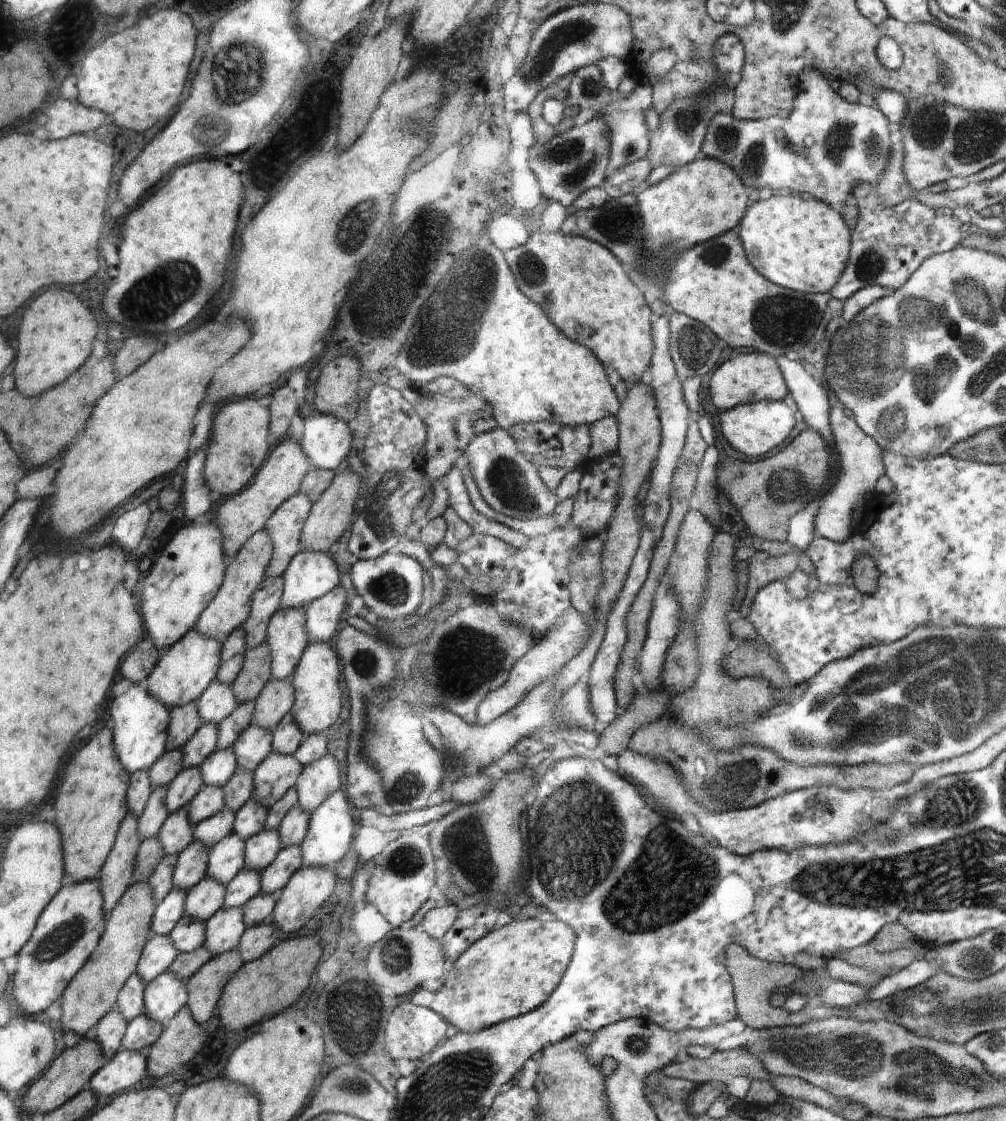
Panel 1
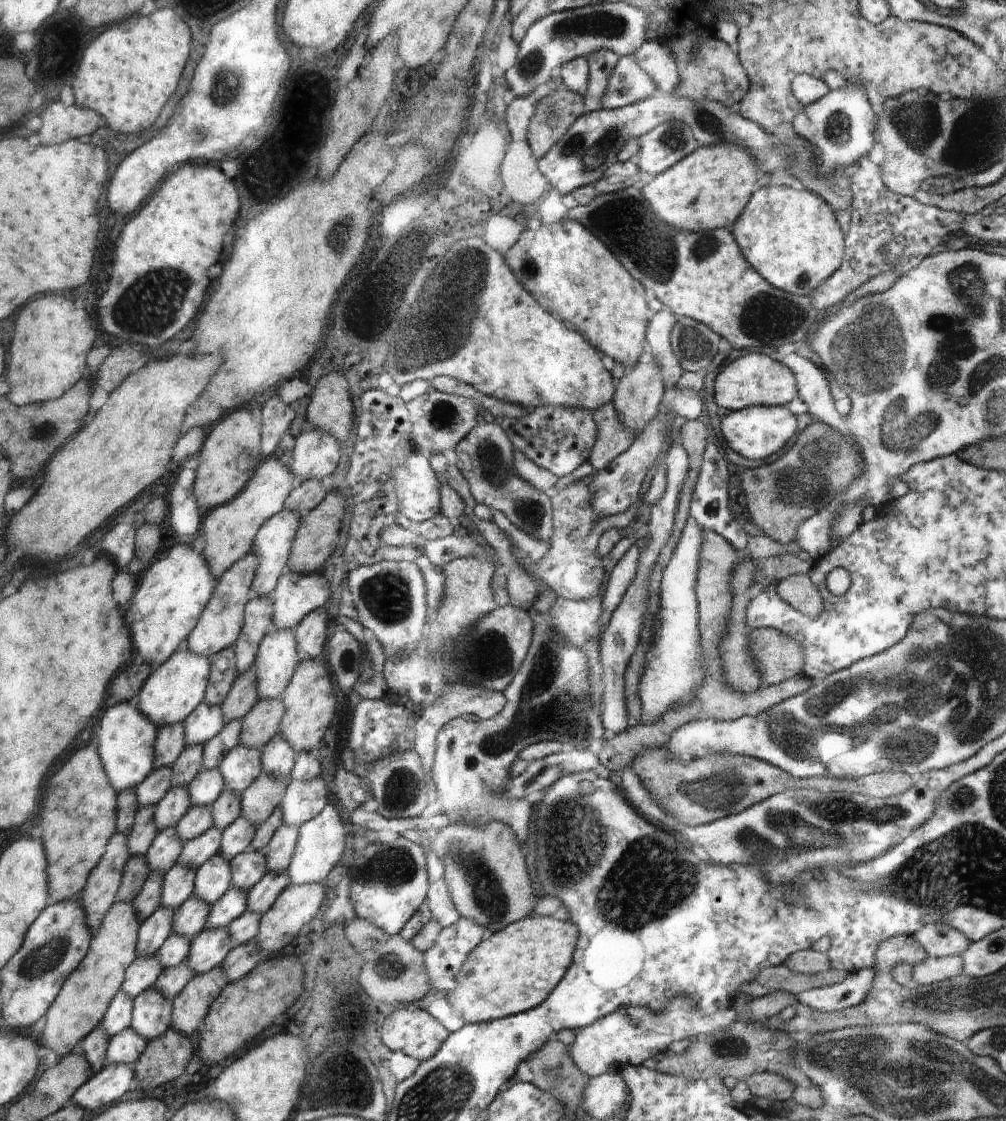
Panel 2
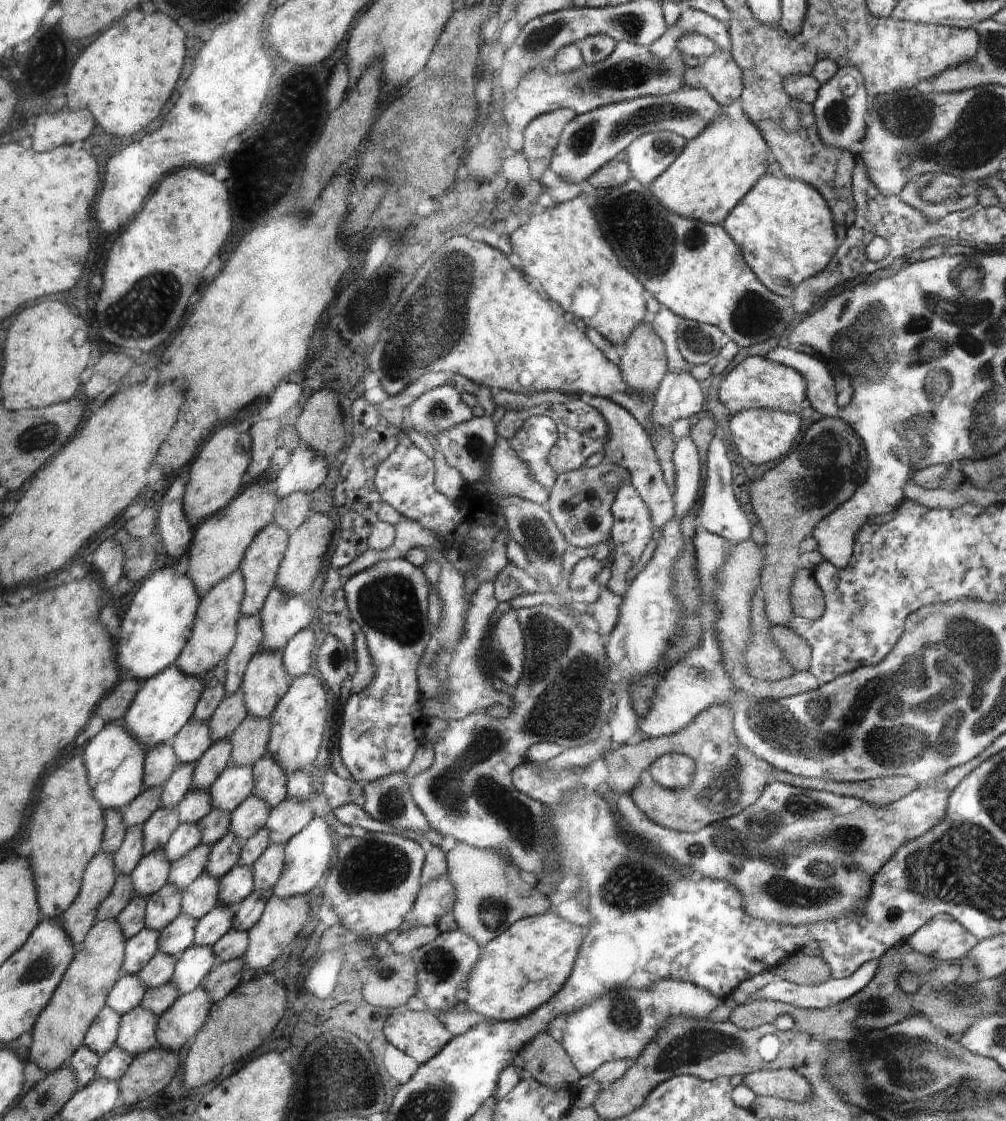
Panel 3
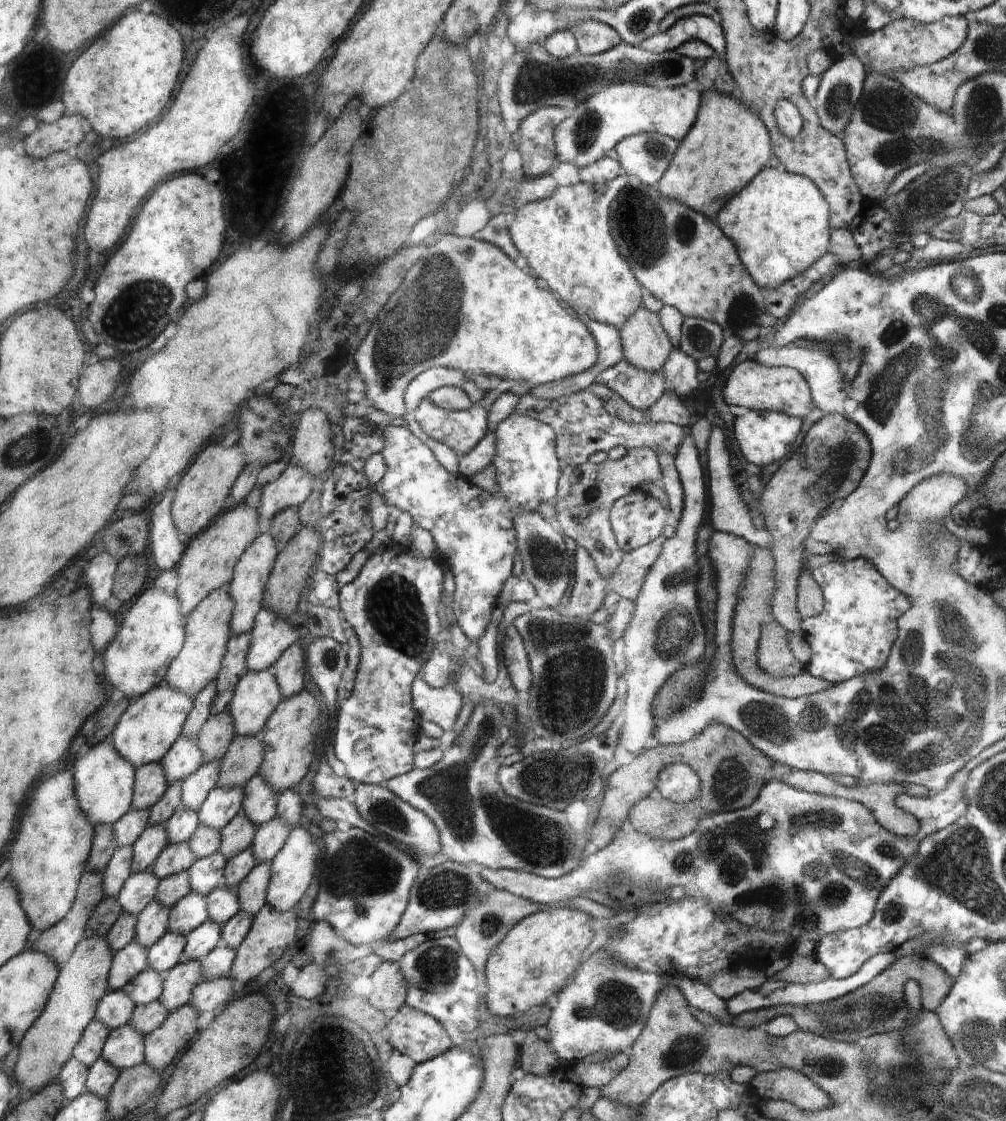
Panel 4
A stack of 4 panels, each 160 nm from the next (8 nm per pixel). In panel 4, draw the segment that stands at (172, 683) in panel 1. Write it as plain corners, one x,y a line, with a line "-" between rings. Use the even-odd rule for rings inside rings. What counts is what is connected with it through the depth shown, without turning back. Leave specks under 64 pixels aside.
164,683
132,700
131,705
118,719
109,740
113,747
136,767
149,764
149,762
160,763
161,758
181,736
194,705
192,697

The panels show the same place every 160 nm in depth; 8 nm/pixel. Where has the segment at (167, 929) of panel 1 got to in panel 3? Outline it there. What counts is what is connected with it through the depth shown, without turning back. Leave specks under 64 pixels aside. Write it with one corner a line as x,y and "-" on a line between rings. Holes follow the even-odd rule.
144,927
138,934
125,942
125,959
122,970
128,974
138,974
159,950
159,932

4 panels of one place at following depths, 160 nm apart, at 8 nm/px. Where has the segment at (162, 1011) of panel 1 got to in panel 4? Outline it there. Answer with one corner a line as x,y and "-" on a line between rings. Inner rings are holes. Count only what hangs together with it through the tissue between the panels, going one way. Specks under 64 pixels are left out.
132,1025
112,1029
103,1046
102,1058
120,1071
132,1069
145,1060
145,1037

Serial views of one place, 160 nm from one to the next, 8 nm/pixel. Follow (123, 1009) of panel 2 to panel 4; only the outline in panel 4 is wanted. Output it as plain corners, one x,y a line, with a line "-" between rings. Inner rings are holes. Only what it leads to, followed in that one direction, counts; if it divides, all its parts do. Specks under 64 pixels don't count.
98,1017
90,1021
82,1032
82,1040
75,1050
75,1057
88,1068
103,1054
103,1046
111,1030

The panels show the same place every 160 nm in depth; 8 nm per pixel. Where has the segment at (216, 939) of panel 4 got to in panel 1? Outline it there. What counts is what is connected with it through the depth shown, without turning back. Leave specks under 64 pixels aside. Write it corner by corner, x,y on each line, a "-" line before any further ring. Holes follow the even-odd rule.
246,866
225,886
226,908
241,907
260,890
260,869

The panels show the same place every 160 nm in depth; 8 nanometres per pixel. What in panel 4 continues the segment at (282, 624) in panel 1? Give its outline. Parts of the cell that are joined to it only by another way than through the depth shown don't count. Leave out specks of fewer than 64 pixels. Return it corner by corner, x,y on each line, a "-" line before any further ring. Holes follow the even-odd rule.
272,669
248,670
240,677
228,708
235,734
258,737
283,701

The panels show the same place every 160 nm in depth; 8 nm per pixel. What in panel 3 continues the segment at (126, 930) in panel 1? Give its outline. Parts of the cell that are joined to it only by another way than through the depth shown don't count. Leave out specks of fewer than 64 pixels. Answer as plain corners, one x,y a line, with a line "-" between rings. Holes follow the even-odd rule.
116,918
98,921
89,930
85,941
78,946
77,957
70,965
69,972
34,1028
34,1040
28,1060
36,1062
49,1075
67,1066
82,1048
86,1031
107,1004
113,986
125,974
122,970
125,942
125,934

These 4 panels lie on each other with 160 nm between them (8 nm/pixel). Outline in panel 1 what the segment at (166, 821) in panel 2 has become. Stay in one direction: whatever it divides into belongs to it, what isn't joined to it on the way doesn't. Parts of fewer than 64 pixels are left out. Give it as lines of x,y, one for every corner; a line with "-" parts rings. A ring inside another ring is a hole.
199,767
183,768
167,786
166,806
169,812
188,805
204,784

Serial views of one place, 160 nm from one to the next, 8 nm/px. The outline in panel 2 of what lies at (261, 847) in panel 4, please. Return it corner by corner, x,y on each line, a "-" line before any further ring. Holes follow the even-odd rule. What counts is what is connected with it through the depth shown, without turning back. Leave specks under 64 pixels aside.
321,774
308,780
290,780
279,807
286,825
299,827
322,812
328,802
331,783

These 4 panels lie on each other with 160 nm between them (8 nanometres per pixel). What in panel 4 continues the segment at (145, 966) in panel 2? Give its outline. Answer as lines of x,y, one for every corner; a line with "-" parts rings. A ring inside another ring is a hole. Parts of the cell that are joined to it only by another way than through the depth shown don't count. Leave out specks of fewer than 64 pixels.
122,989
110,990
98,1005
97,1017
112,1030
128,1025
135,1009
135,1002

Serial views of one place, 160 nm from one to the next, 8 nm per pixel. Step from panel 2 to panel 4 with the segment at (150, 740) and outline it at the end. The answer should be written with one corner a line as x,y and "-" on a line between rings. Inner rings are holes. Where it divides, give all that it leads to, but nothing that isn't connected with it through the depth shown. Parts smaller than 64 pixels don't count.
109,739
92,745
90,752
76,762
78,796
90,822
112,826
132,808
136,774
137,767
128,762

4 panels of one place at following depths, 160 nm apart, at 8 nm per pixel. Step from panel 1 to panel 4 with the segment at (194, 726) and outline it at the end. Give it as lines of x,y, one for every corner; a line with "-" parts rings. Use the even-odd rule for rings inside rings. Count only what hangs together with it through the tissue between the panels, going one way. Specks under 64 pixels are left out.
149,762
137,767
136,785
133,790
134,809
150,808
156,804
169,787
161,762

